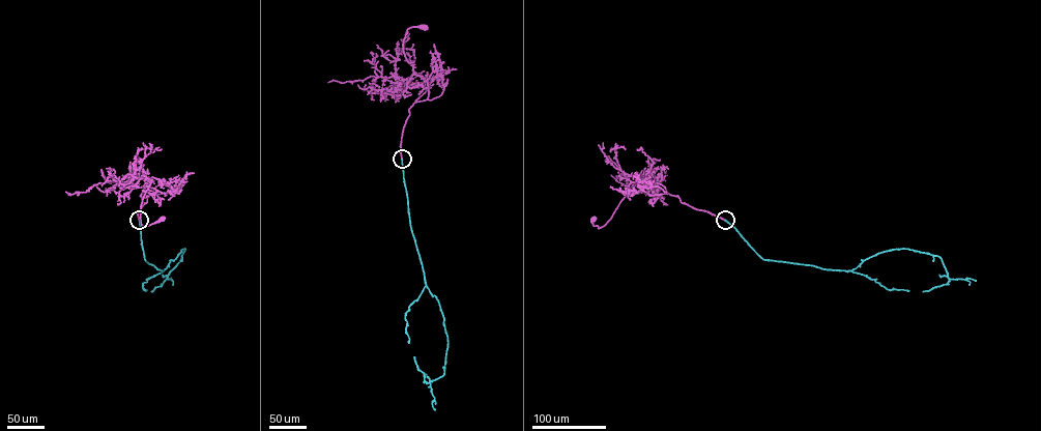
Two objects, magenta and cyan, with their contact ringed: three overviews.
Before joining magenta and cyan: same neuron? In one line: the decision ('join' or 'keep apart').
join

